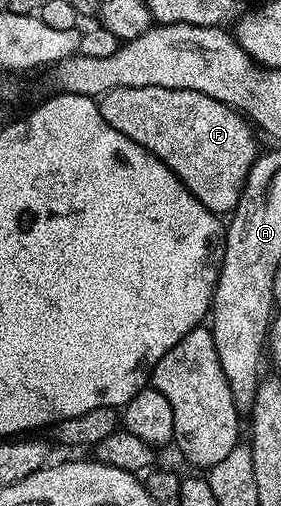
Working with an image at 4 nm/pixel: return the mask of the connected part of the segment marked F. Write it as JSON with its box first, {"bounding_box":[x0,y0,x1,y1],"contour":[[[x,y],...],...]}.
{"bounding_box":[98,87,260,215],"contour":[[[120,87],[103,93],[98,101],[98,110],[104,119],[120,135],[128,135],[136,143],[143,145],[152,155],[162,160],[213,213],[229,215],[233,213],[242,194],[248,171],[260,156],[258,141],[254,138],[256,129],[239,110],[220,103],[200,91],[184,91],[168,87]]]}

